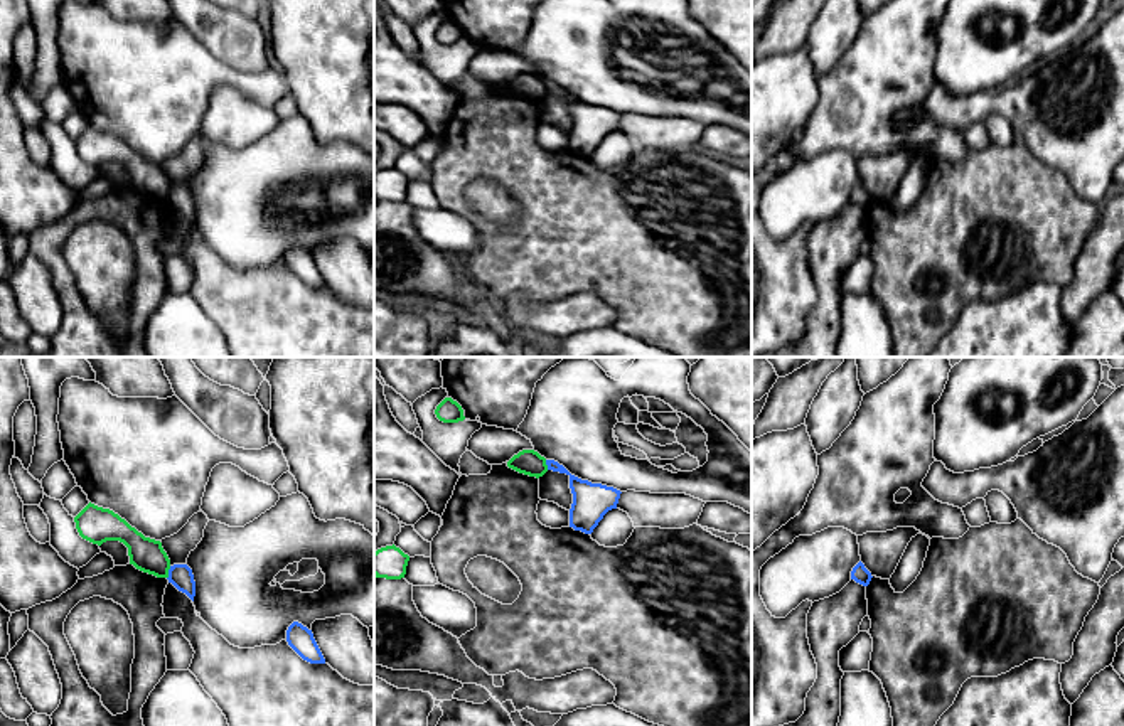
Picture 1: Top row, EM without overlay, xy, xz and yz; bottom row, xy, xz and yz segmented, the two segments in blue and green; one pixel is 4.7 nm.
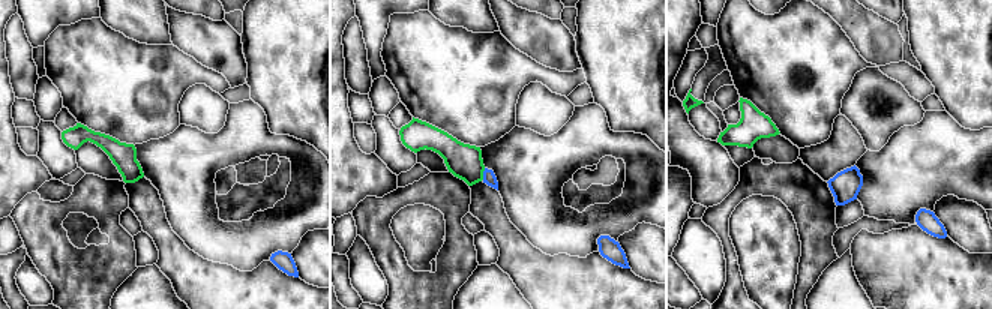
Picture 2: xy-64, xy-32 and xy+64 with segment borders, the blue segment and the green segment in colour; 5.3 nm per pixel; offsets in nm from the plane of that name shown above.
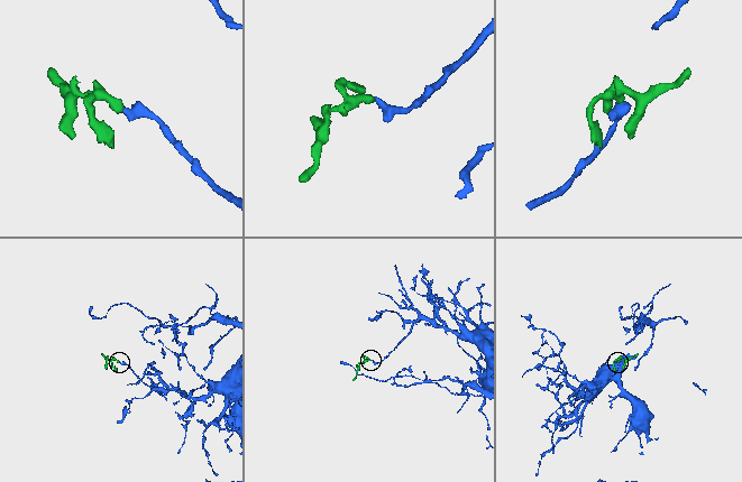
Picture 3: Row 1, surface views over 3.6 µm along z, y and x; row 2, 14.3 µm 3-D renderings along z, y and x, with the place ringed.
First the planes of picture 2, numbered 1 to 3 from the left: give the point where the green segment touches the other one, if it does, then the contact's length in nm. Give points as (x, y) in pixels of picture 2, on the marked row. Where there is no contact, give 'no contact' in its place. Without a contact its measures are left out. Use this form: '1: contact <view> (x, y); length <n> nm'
1: no contact
2: contact xy-32 (483, 174); length 70 nm
3: no contact

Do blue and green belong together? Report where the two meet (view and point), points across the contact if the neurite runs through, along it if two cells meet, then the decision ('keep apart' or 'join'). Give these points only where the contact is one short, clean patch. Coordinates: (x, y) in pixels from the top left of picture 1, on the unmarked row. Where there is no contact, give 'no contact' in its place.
contact xy (169, 196); border xy (171, 189), (167, 201); keep apart

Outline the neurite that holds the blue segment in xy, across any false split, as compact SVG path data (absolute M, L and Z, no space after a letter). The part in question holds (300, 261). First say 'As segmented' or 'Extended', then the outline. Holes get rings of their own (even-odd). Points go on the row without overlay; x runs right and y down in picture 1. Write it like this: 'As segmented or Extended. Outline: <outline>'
As segmented. Outline: M293 244L286 253L288 268L310 286L325 286L325 281L313 261L312 253L298 244Z

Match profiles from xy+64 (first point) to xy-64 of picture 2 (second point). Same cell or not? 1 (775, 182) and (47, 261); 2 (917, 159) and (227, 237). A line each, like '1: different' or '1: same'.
1: same
2: same

